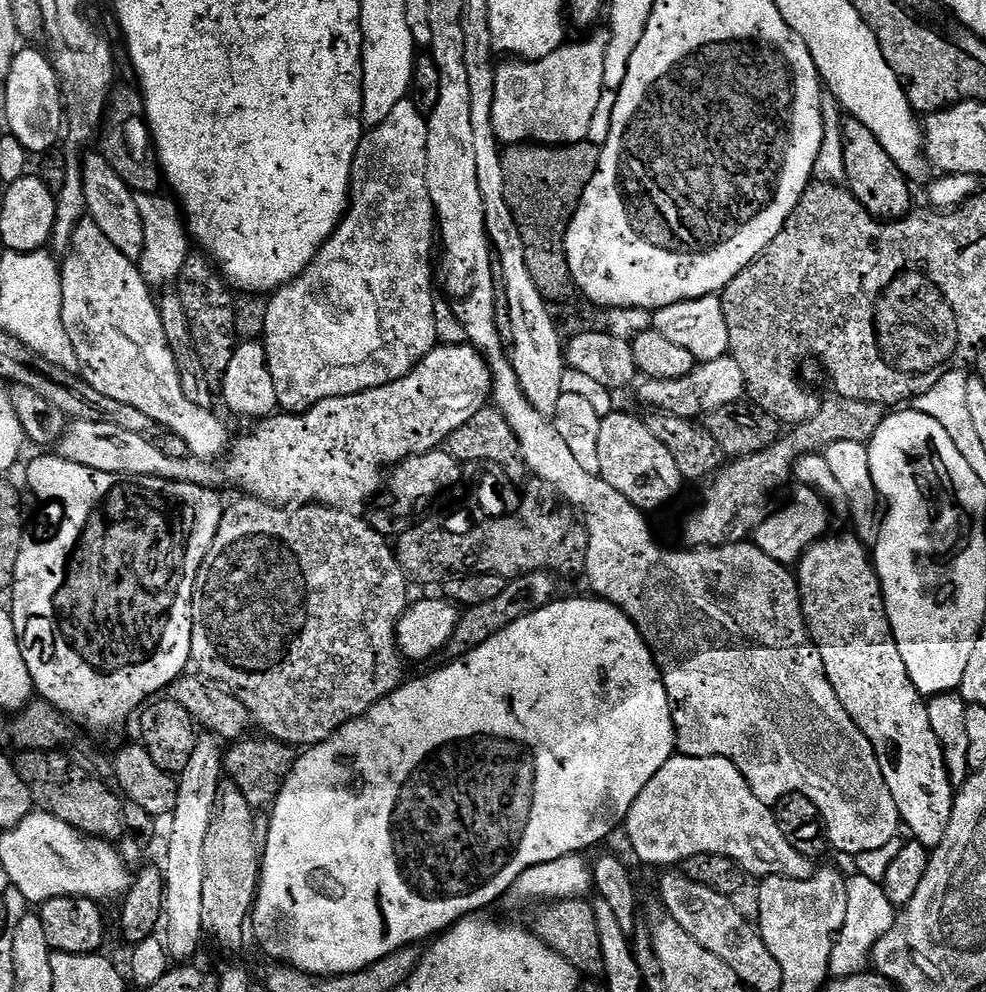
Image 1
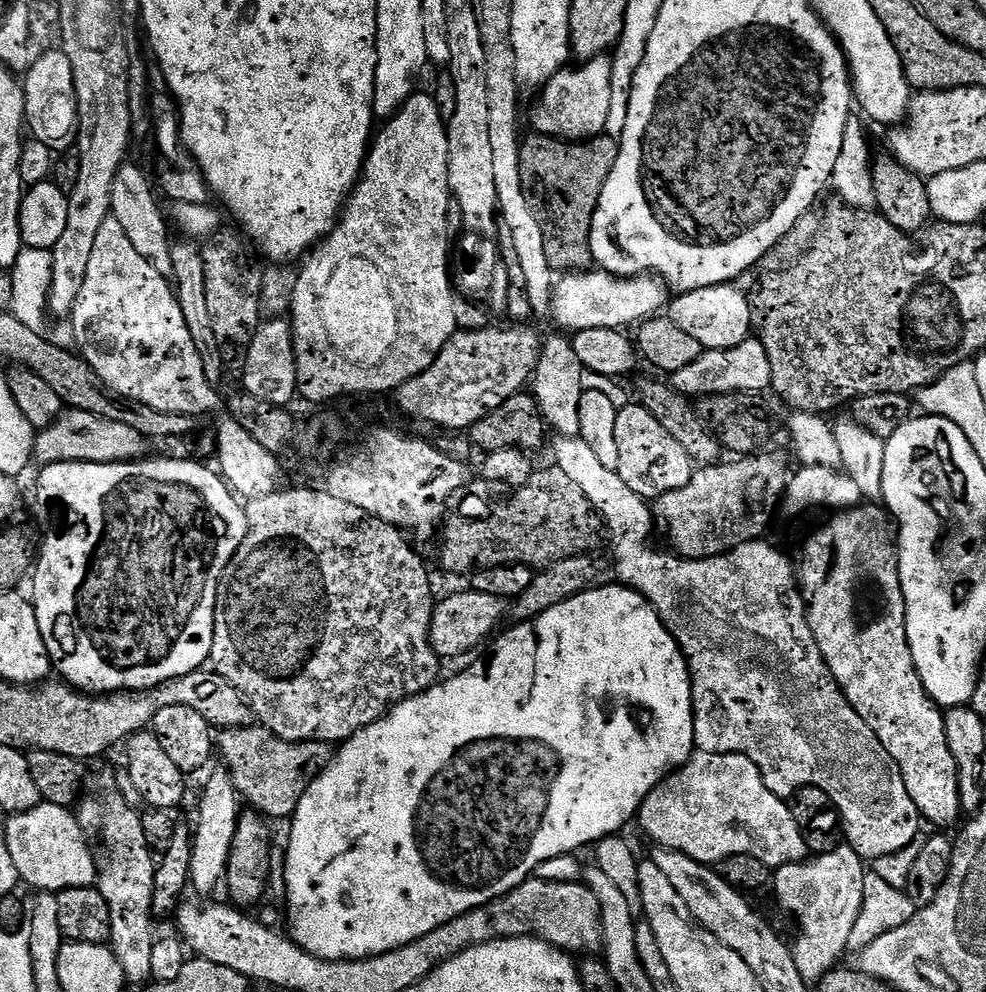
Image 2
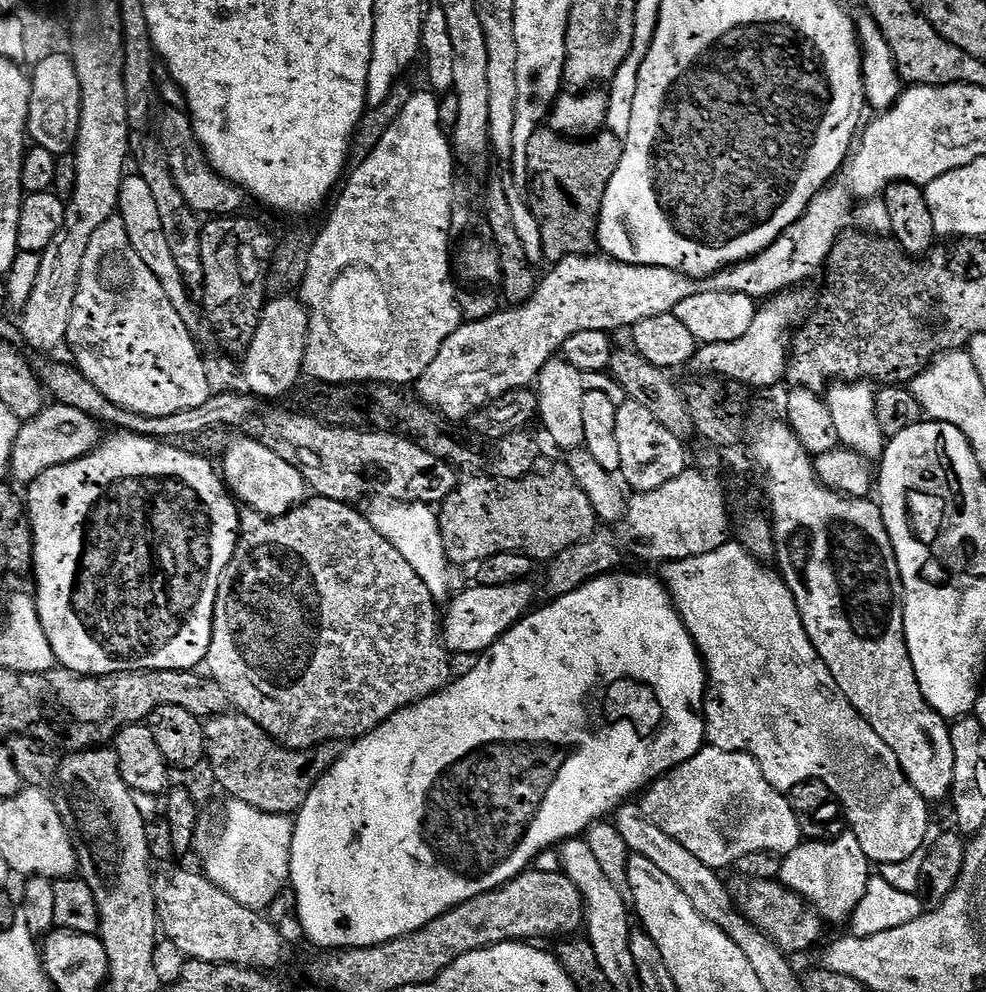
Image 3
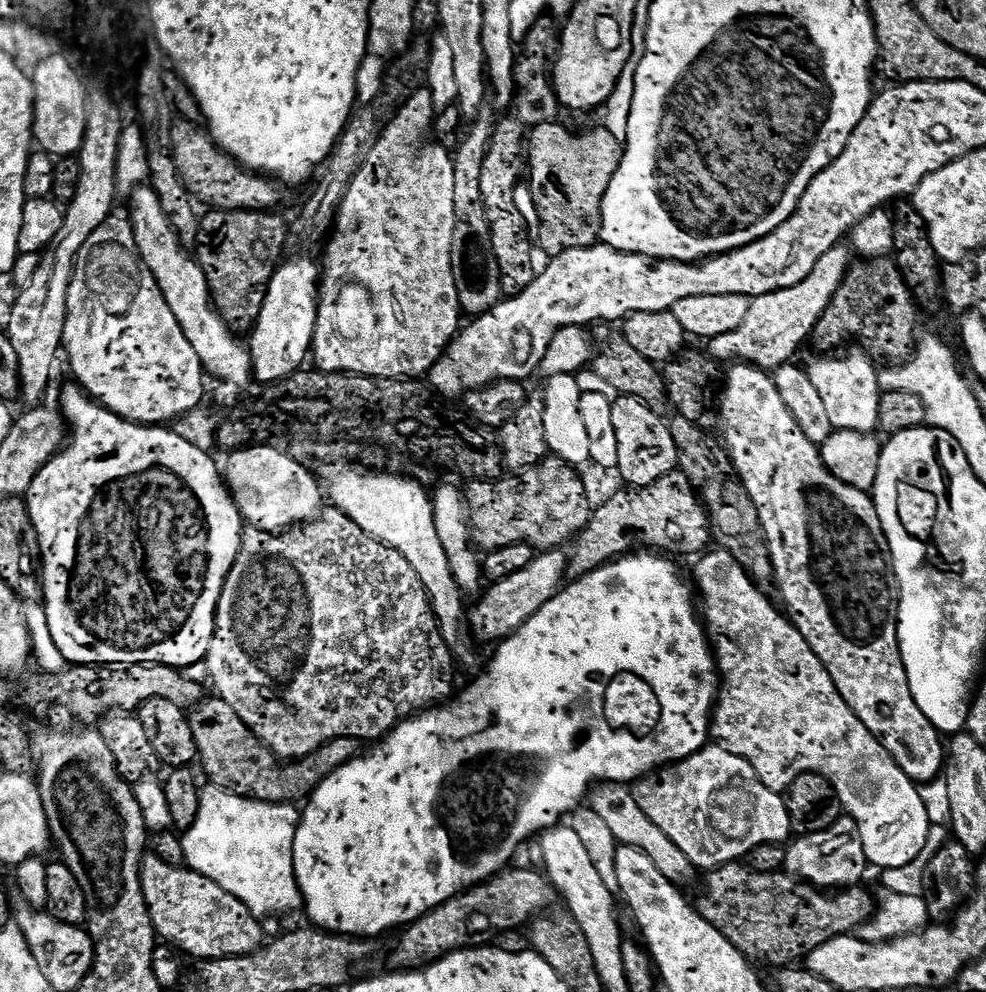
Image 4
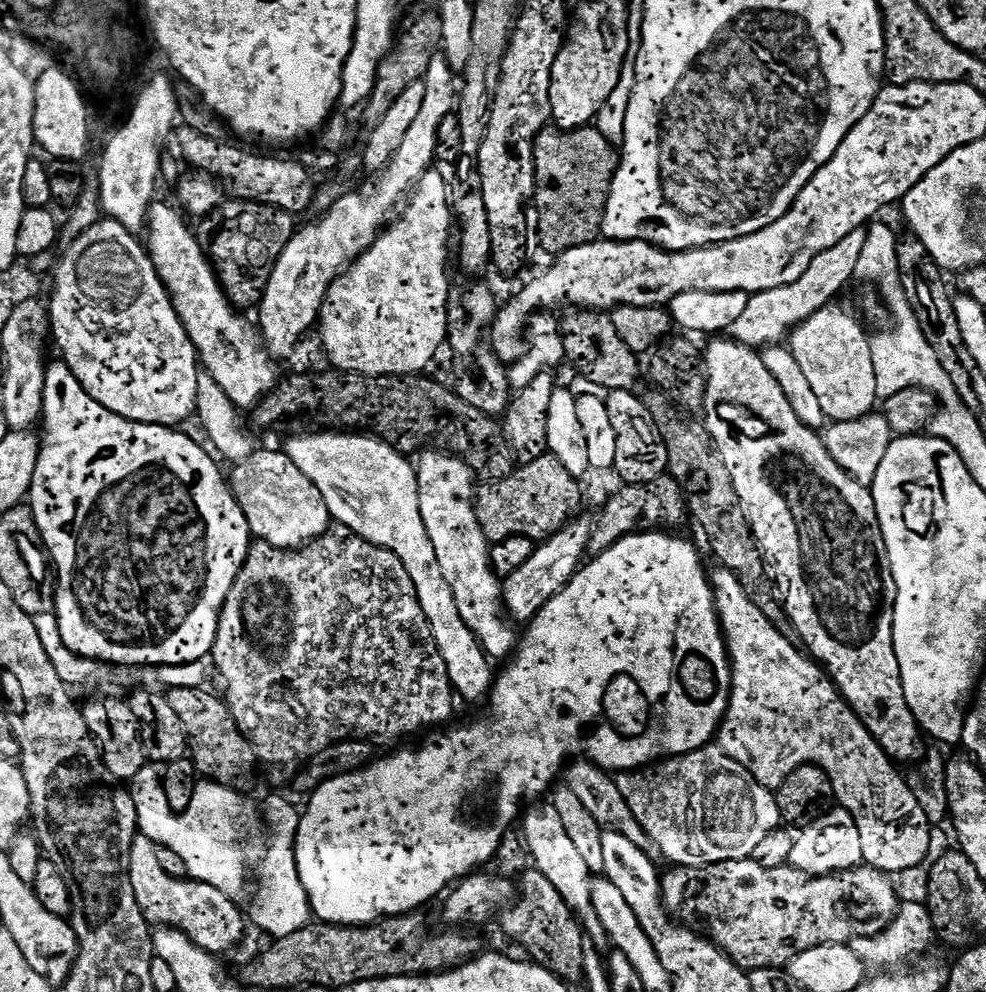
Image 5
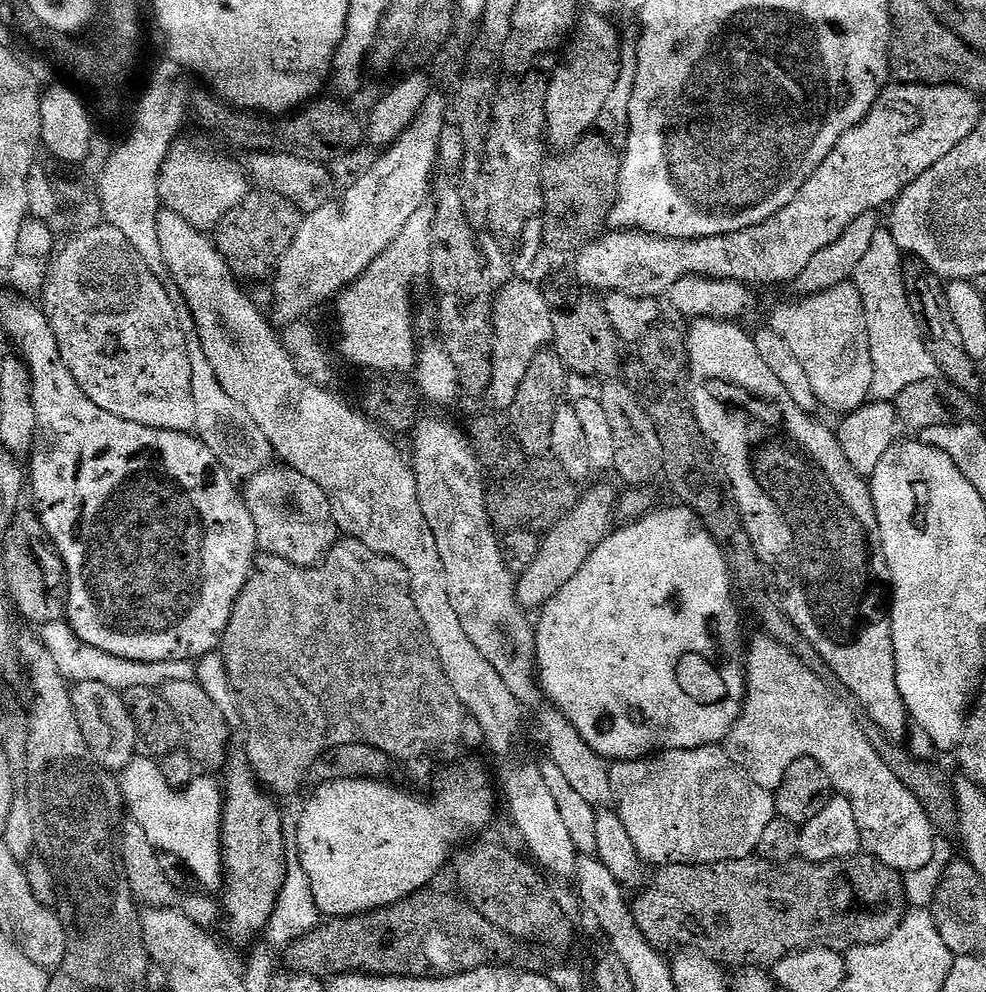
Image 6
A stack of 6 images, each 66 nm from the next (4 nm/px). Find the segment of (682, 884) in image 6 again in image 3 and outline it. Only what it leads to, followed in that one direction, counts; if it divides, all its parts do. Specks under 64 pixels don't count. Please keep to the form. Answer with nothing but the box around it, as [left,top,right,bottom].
[730,878,826,953]

